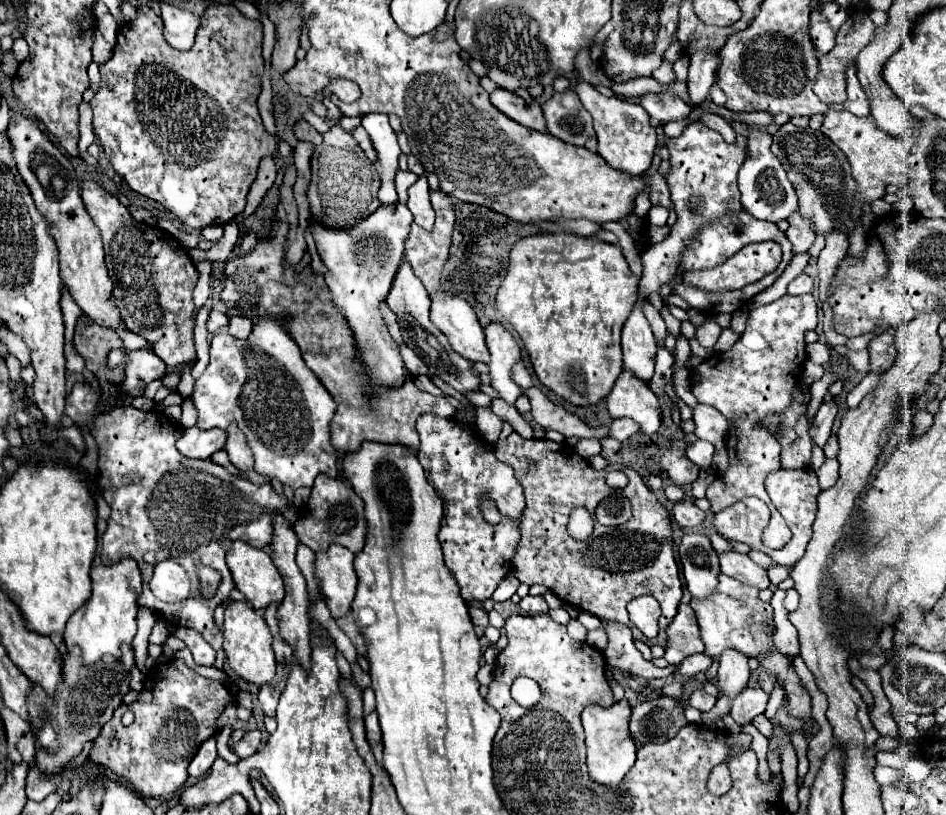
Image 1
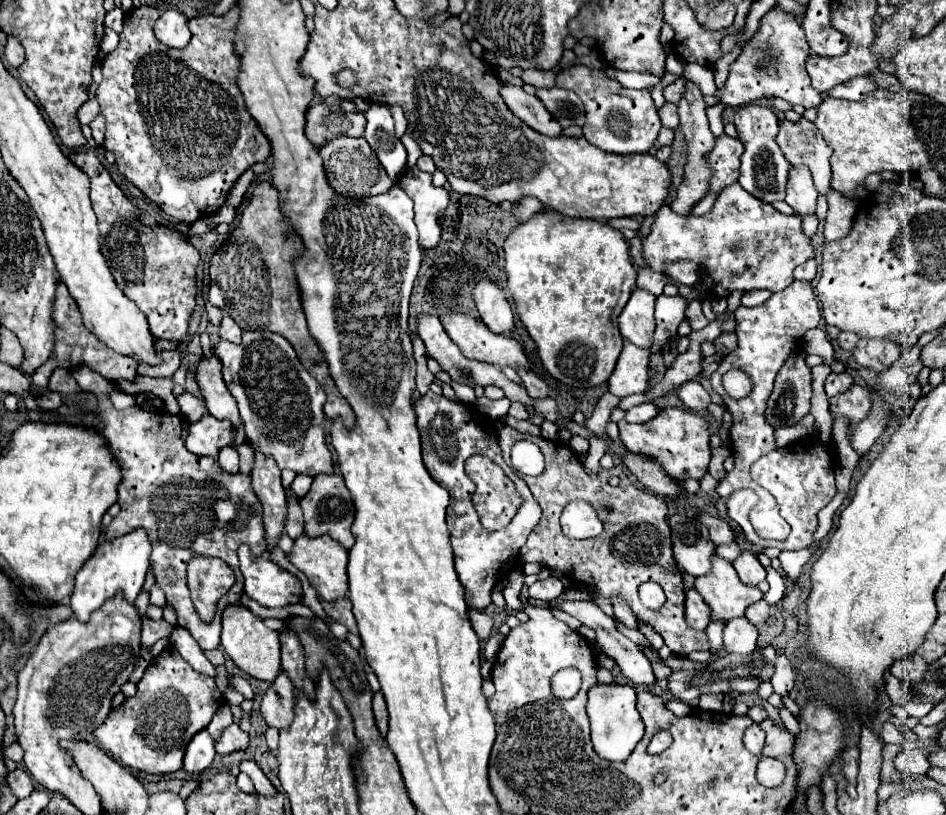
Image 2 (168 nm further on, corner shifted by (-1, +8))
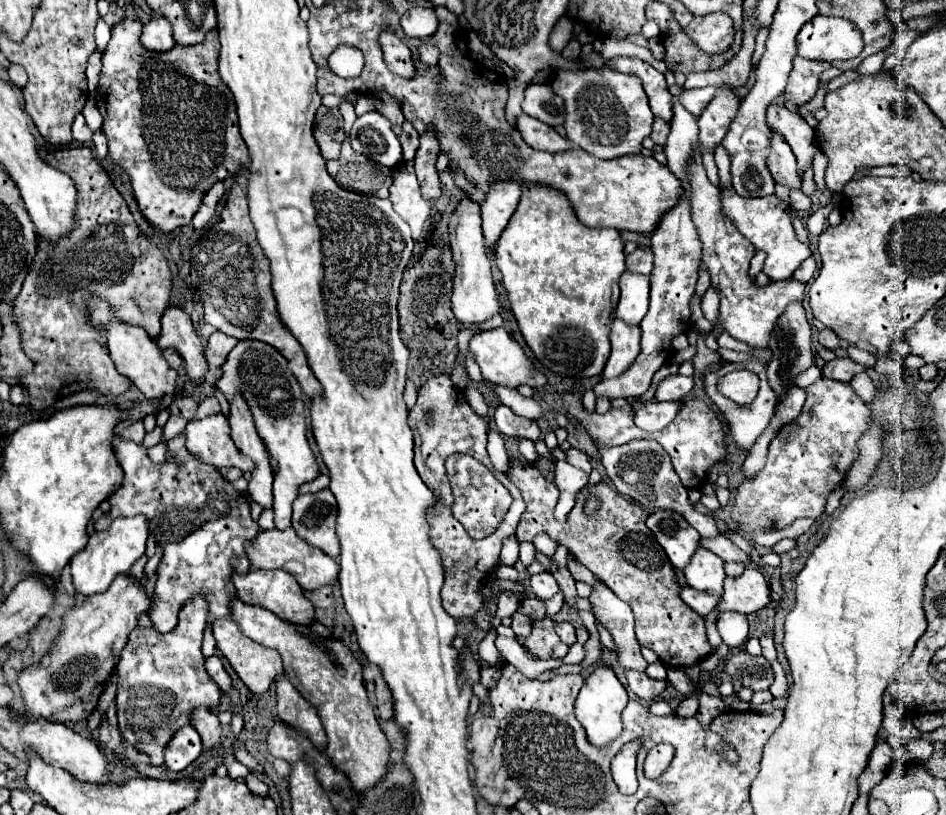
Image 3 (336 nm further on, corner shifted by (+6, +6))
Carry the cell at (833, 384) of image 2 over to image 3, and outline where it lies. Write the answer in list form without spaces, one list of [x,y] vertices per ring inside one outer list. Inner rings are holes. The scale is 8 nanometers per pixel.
[[[846,357],[846,359],[834,359],[834,361],[826,363],[824,369],[822,369],[822,377],[848,383],[860,371],[864,371],[864,367],[858,365],[858,363],[854,363],[850,357]]]

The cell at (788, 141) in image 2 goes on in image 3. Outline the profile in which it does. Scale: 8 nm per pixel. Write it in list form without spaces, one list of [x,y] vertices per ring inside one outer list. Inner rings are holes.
[[[770,105],[768,107],[768,125],[780,133],[784,137],[784,141],[792,147],[796,159],[798,159],[798,169],[806,171],[812,161],[814,155],[818,153],[816,147],[816,135],[814,129],[798,115],[788,111],[784,105]]]

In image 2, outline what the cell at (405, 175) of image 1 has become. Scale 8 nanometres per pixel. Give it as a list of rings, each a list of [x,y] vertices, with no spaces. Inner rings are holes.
[[[404,134],[400,140],[407,151],[407,167],[414,167],[418,158],[423,155],[419,145],[408,134]]]

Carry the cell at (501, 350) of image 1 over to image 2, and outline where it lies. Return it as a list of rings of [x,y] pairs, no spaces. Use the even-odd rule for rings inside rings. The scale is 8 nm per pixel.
[[[481,279],[473,289],[473,301],[479,311],[481,321],[493,331],[493,333],[507,333],[513,327],[513,313],[511,305],[505,297],[505,293],[491,281]]]

